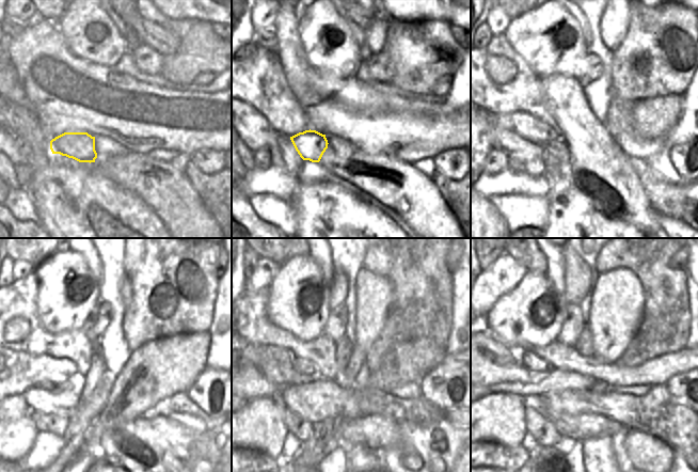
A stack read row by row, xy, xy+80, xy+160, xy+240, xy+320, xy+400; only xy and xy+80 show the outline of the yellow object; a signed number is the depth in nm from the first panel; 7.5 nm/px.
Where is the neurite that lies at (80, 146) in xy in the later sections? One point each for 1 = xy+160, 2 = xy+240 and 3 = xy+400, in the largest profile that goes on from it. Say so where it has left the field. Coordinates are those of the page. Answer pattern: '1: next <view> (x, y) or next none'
1: next xy+160 (526, 126)
2: next xy+240 (51, 368)
3: next xy+400 (528, 359)

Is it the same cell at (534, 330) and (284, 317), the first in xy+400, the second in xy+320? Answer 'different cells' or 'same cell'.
same cell

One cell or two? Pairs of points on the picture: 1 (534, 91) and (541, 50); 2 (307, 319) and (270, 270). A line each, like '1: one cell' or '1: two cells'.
1: two cells
2: two cells

